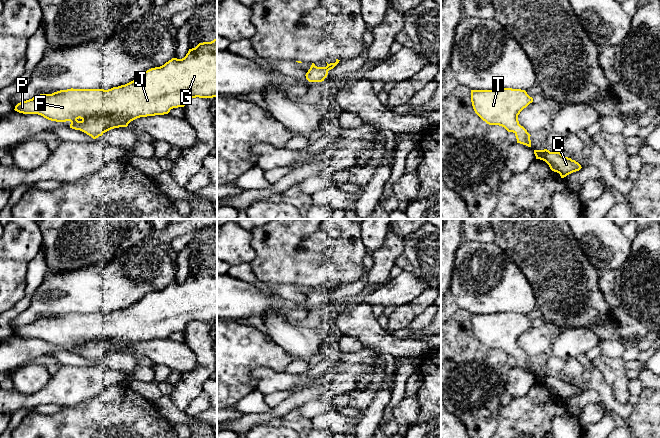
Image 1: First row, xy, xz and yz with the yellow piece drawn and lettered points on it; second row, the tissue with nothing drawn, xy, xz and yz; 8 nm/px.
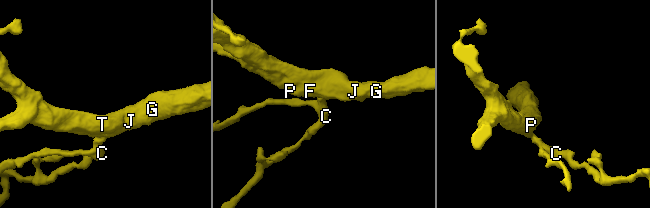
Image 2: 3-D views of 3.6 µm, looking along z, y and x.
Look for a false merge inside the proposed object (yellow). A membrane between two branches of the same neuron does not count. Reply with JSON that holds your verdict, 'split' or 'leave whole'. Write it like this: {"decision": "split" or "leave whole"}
{"decision": "leave whole"}

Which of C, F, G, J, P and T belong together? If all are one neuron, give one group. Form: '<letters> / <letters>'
C F G J P T

